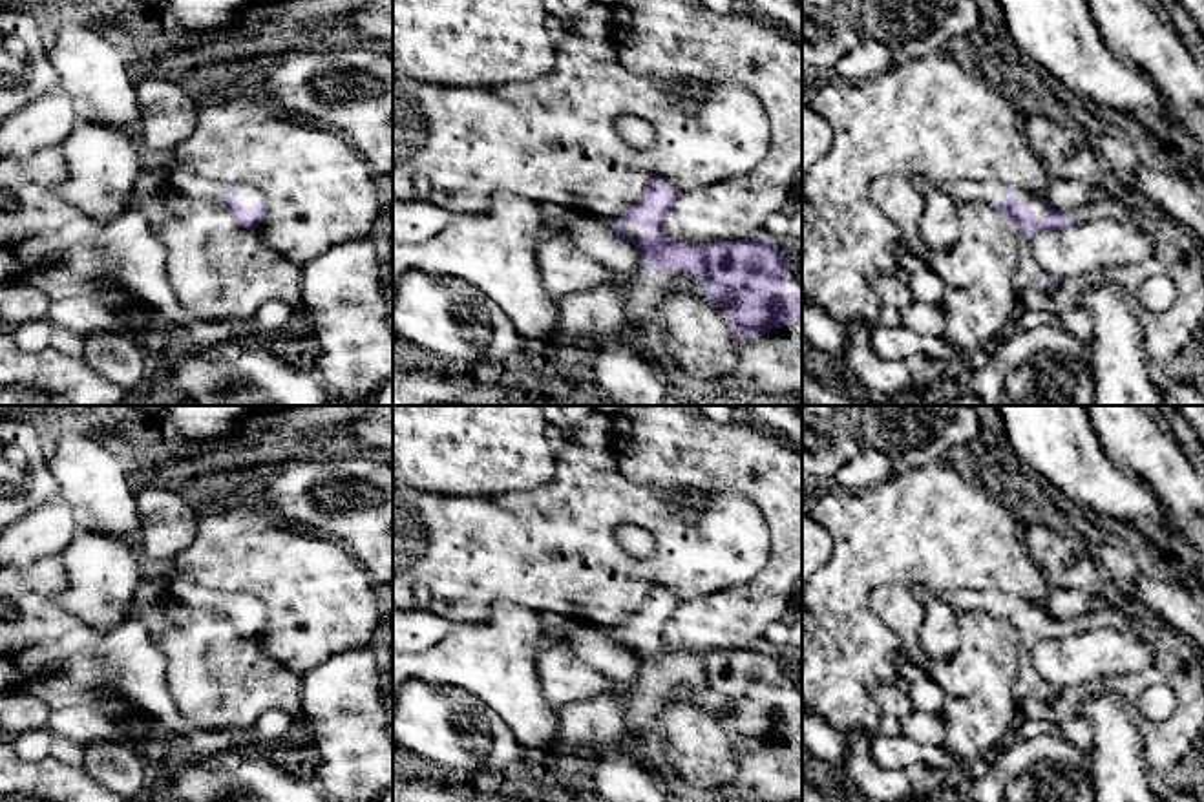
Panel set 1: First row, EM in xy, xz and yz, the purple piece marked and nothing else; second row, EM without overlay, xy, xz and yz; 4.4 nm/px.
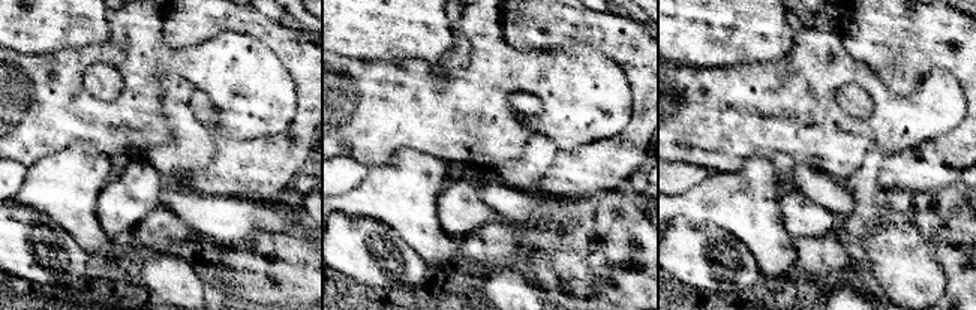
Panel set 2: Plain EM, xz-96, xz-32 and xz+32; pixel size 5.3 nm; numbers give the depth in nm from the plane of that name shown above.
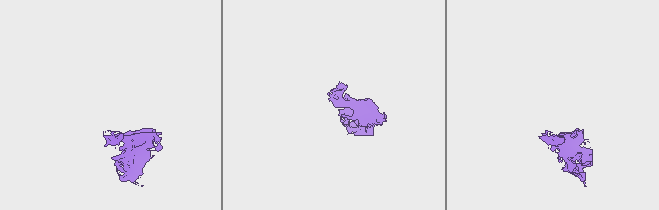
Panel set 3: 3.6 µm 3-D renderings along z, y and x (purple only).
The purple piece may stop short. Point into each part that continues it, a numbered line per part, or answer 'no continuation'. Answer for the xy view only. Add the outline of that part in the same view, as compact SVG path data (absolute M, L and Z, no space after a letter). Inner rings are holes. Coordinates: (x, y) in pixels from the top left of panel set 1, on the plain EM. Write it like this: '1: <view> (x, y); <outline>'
1: xy (247, 603); M234 592L234 597L230 601L230 607L234 607L236 610L239 610L245 616L254 616L259 612L263 601L258 599L252 594L243 594L243 592Z

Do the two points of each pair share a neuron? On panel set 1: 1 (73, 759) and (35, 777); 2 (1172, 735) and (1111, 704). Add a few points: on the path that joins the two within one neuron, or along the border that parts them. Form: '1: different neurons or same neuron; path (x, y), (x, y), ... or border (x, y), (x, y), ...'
1: different neurons; border (50, 755), (81, 768)
2: different neurons; border (1106, 687), (1122, 696), (1144, 753)

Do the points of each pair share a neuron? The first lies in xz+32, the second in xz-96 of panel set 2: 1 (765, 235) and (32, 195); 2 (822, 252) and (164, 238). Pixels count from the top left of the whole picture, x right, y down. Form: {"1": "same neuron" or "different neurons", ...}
{"1": "same neuron", "2": "same neuron"}

